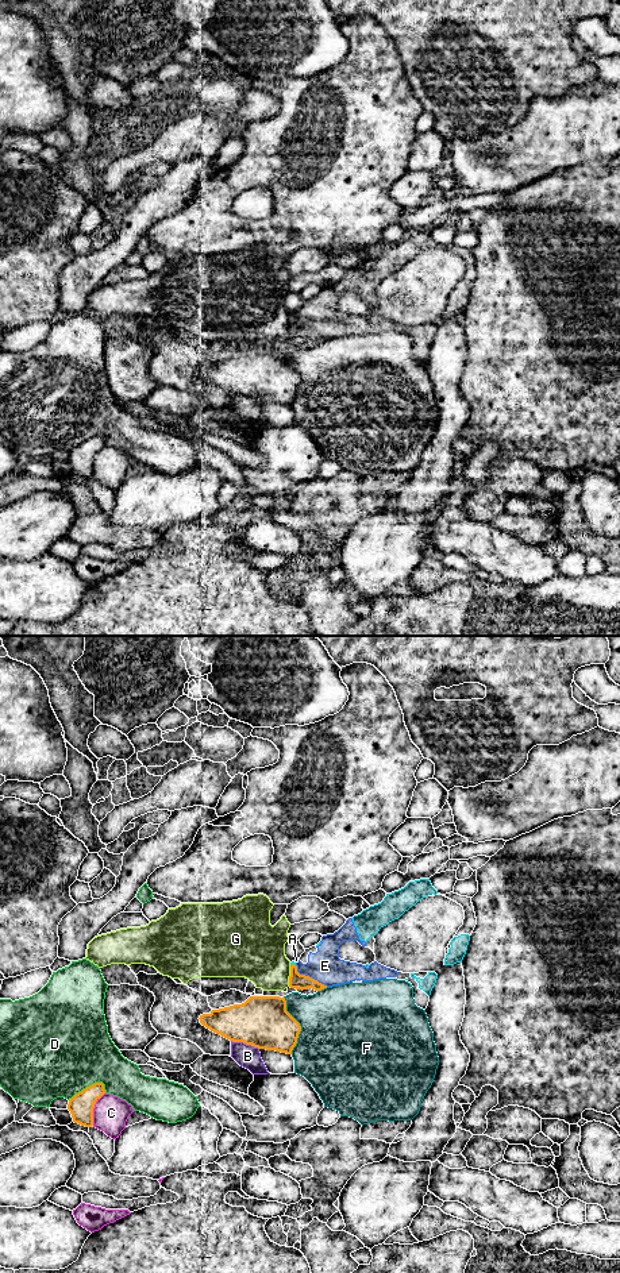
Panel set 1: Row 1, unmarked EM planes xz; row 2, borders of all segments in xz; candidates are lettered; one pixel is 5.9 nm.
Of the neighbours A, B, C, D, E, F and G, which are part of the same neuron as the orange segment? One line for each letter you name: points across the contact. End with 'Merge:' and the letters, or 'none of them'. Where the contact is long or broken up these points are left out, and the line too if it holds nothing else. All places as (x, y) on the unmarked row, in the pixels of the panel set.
Merge: none of them

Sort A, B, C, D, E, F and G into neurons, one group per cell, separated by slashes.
A E / B / C / D / F / G

